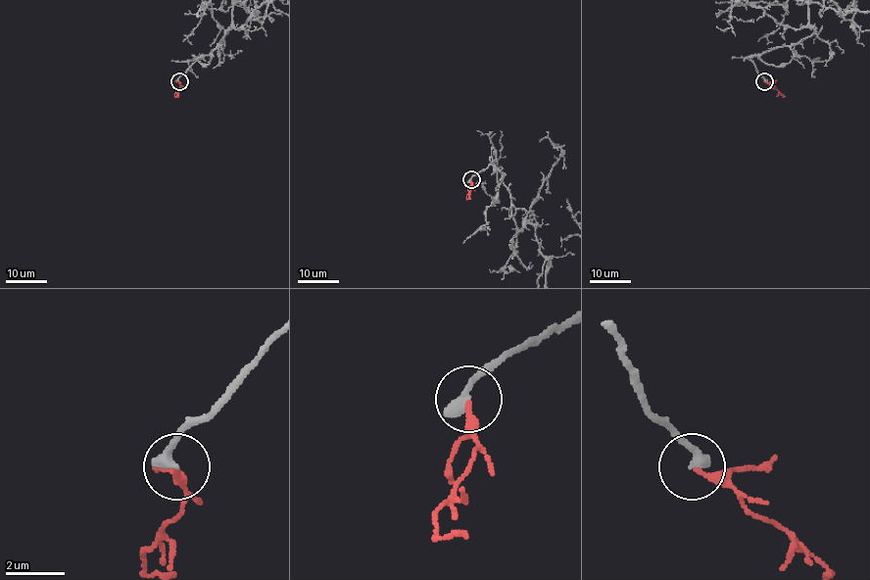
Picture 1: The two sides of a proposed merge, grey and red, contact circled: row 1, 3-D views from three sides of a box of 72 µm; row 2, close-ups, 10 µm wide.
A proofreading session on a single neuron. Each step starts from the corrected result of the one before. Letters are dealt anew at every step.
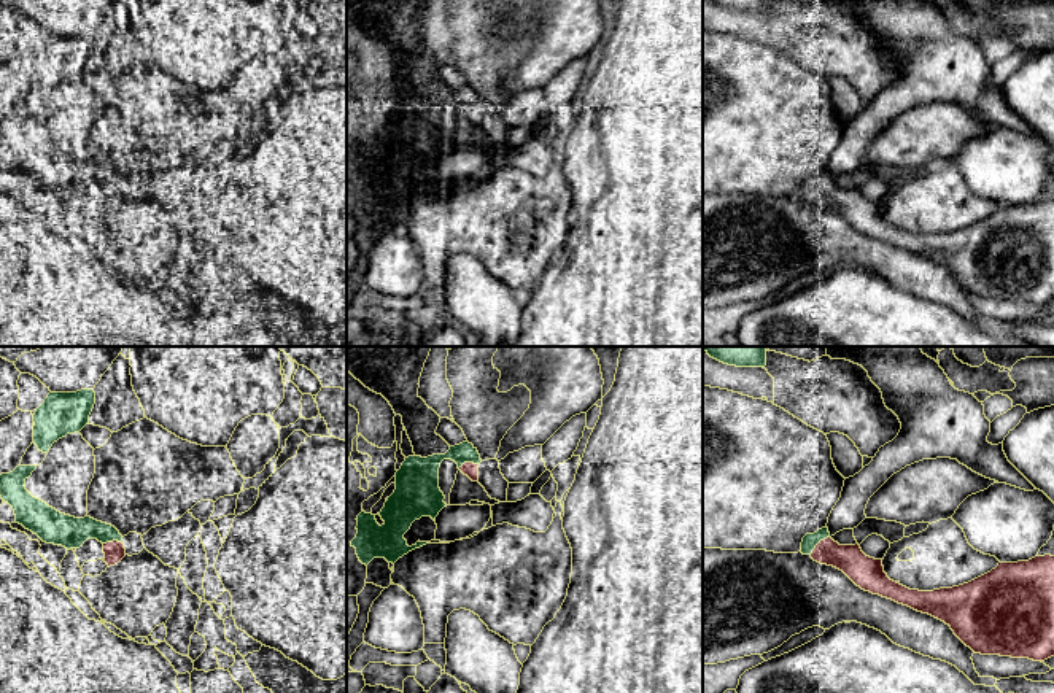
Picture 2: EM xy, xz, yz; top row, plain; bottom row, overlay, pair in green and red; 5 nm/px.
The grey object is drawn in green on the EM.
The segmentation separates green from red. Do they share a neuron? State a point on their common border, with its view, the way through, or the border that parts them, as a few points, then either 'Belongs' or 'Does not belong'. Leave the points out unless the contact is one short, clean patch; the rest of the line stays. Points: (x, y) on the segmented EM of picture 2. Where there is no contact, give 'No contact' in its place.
Touches green at yz (817, 542). Belongs

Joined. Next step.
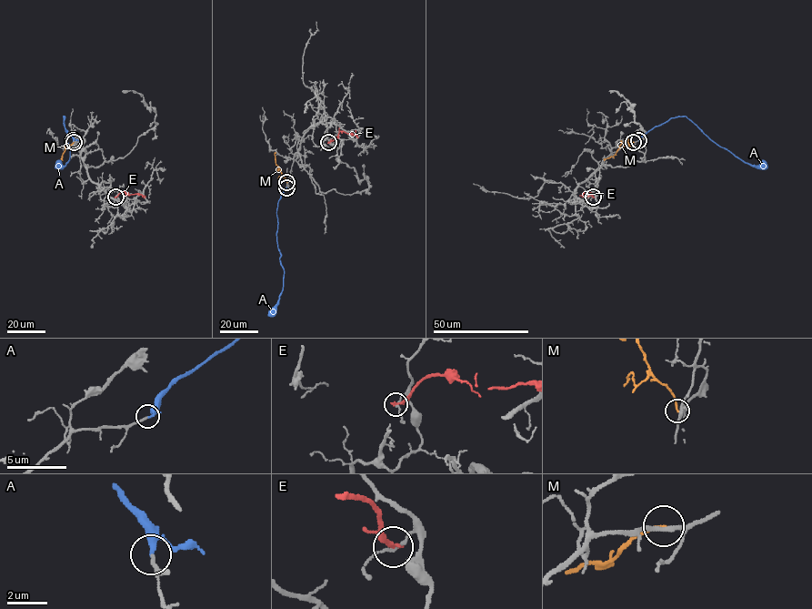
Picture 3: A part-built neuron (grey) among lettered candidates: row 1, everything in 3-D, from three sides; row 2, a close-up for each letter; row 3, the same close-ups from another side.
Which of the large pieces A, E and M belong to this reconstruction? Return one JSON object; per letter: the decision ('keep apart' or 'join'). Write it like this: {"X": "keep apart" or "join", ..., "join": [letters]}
{"A": "join", "E": "keep apart", "M": "keep apart", "join": ["A"]}

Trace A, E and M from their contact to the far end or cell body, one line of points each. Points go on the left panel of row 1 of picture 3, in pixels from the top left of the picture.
A: (73, 140), (65, 126), (63, 116), (70, 156), (65, 165), (57, 167)
E: (115, 197), (120, 192), (142, 197)
M: (74, 142), (66, 147), (62, 160)

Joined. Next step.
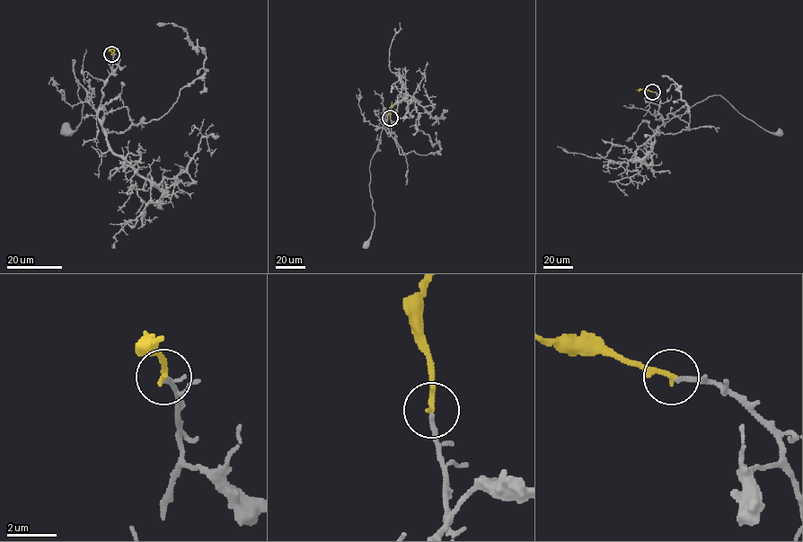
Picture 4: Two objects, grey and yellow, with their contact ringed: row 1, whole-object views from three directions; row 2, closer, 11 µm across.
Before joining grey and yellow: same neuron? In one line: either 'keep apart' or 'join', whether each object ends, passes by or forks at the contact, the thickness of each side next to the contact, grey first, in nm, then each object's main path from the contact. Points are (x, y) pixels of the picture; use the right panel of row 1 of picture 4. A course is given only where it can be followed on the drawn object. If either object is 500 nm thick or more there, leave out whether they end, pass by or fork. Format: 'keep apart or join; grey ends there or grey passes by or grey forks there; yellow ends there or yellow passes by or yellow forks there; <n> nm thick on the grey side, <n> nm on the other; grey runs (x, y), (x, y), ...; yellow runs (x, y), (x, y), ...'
join; grey ends there; yellow ends there; 200 nm thick on the grey side, 220 nm on the other; grey runs (652, 92), (658, 95), (657, 111), (664, 122), (710, 96), (720, 95), (747, 119), (780, 133); yellow runs (652, 92), (637, 90)

